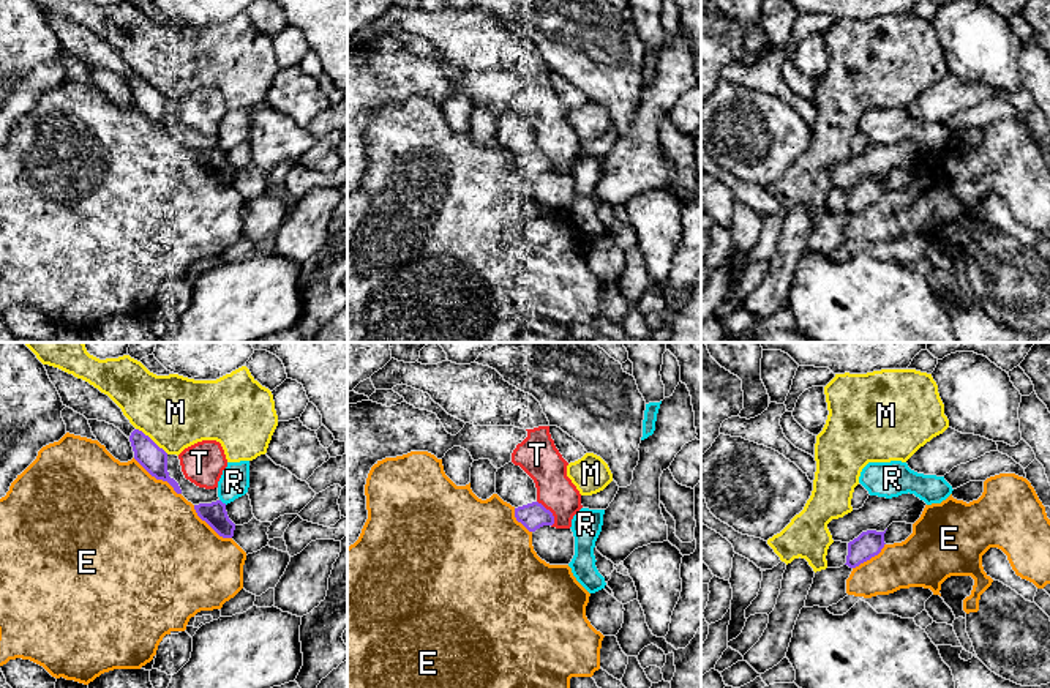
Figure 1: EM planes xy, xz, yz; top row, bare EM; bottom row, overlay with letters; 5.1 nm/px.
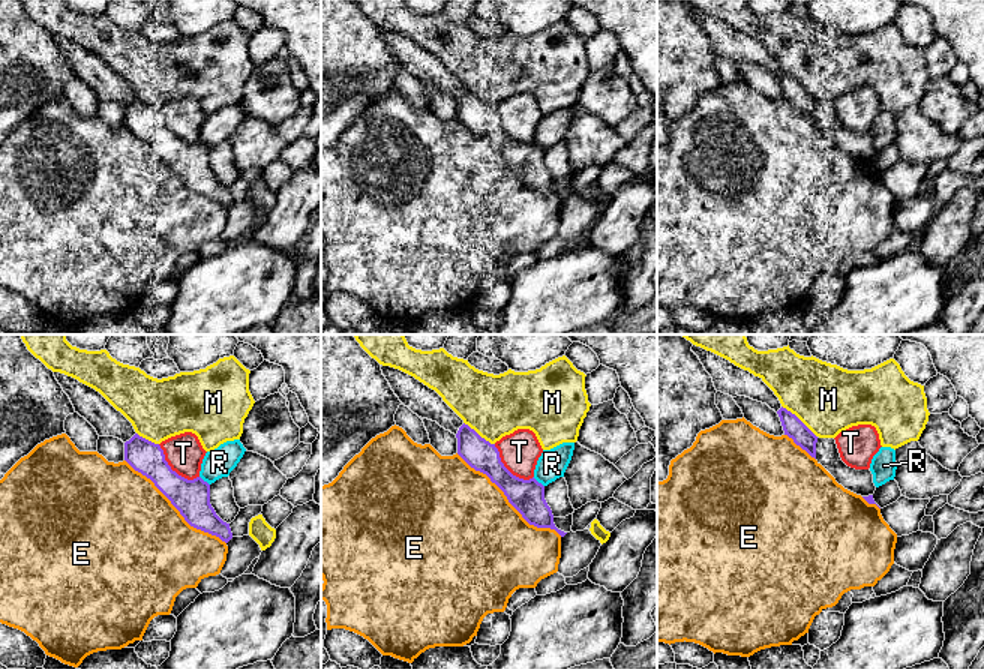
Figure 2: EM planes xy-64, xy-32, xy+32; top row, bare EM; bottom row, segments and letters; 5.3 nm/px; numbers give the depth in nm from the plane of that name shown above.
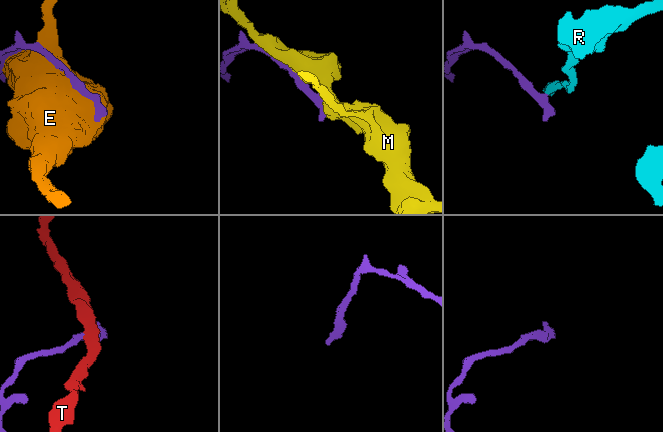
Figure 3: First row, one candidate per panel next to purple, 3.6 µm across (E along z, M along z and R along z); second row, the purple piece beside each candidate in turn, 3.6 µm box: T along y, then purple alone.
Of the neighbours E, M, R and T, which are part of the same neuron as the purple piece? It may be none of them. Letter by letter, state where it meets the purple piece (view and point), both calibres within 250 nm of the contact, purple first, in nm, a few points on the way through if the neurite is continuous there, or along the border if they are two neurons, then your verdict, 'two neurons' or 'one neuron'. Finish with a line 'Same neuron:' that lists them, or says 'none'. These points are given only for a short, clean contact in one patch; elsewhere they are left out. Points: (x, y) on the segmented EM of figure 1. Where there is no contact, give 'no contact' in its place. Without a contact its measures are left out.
E: meets purple in xy at (157, 478); 140 nm thick on the purple side, 500 nm on the other; two neurons
M: meets purple in xy at (150, 439); 140 nm thick on the purple side, 380 nm on the other; two neurons
R: meets purple in xy at (221, 502); 120 nm thick on the purple side, 150 nm on the other; border along xy (220, 499), (226, 504); two neurons
T: meets purple in xz at (551, 513); 140 nm thick on the purple side, 190 nm on the other; two neurons
Same neuron: none

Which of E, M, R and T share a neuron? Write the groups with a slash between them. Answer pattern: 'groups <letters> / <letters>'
groups E / M / R / T

